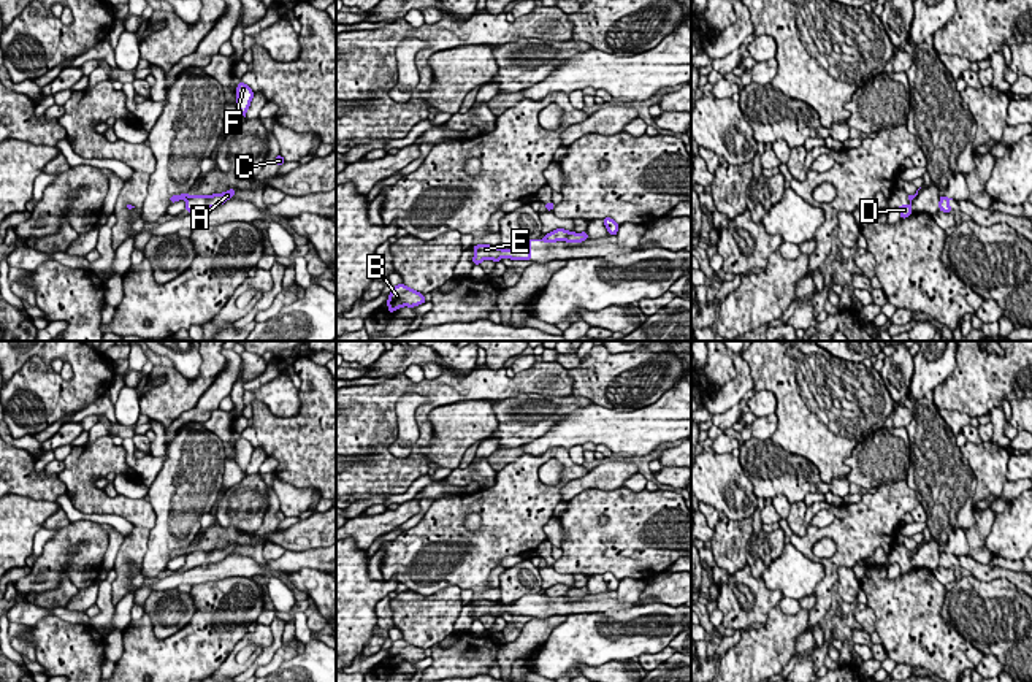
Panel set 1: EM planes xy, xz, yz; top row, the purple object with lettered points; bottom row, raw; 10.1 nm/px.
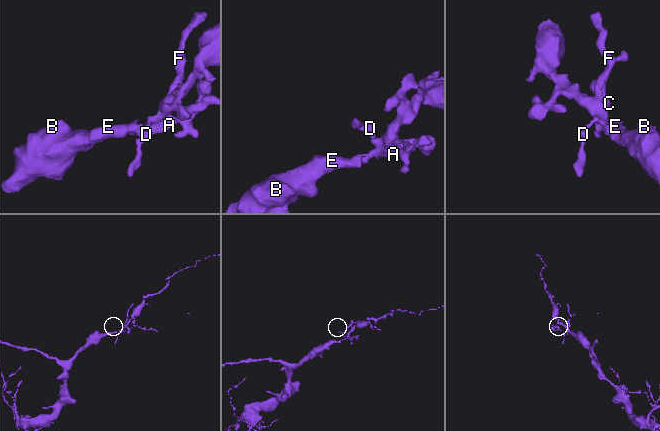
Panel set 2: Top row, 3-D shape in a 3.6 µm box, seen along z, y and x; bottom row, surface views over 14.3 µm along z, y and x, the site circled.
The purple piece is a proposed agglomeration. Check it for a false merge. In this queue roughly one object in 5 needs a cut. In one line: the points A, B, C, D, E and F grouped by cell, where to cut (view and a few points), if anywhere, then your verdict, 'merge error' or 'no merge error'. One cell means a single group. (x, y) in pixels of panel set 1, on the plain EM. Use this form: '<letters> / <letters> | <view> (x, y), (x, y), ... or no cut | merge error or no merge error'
A C D F / B E | xz (544, 593), (549, 597) | merge error

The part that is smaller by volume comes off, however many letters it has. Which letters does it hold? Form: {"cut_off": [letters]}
{"cut_off": ["A", "C", "D", "F"]}

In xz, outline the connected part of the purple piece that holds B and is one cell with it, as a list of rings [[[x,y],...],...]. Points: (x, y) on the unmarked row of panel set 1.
[[[406,639],[393,641],[387,655],[388,669],[403,661],[414,663],[423,658],[426,658],[423,649],[407,642]]]

